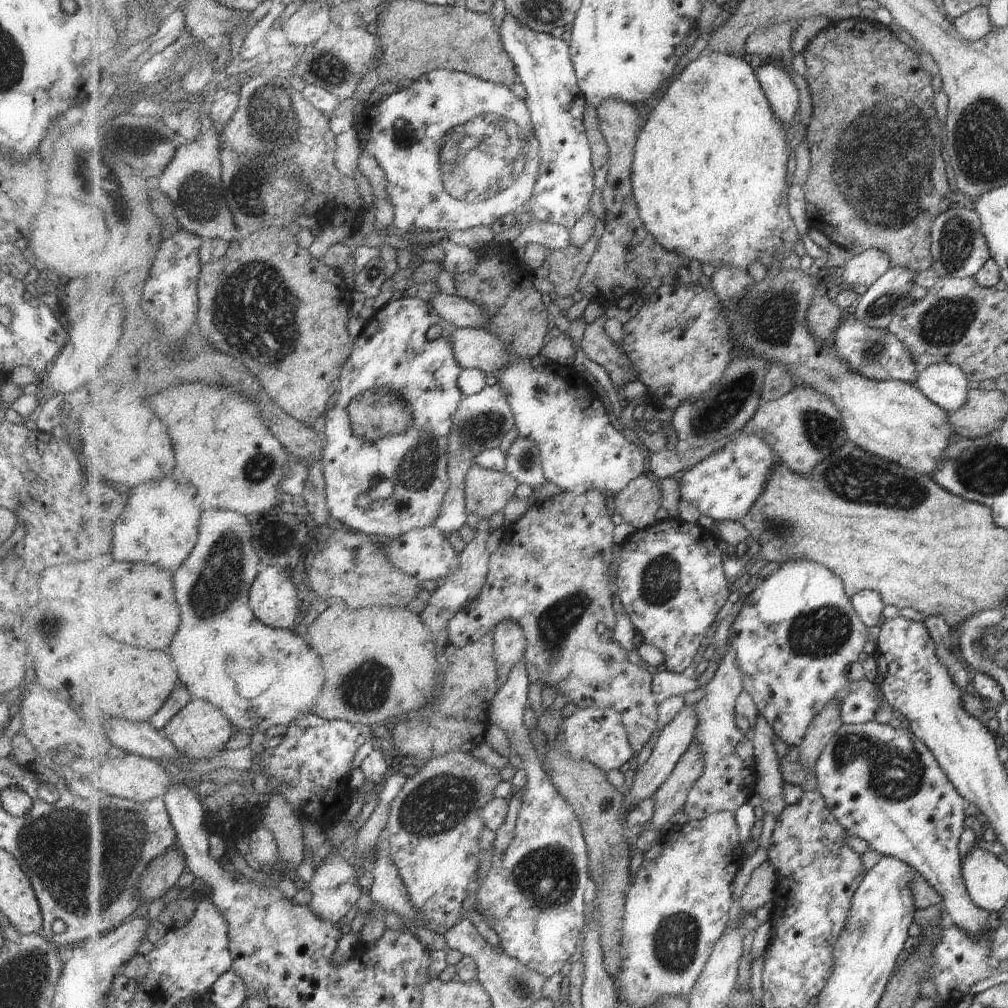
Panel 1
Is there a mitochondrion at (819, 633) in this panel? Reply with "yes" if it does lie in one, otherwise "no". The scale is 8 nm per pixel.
yes

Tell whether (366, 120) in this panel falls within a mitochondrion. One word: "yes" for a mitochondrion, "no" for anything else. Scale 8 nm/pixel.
no

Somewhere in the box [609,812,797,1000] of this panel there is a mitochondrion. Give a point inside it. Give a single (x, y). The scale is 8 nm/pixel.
(676, 944)

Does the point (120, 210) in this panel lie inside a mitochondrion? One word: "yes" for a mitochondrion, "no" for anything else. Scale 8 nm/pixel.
no

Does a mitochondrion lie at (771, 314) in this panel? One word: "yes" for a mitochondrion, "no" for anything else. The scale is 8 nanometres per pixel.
yes

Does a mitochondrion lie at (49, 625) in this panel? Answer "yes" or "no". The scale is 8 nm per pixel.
yes

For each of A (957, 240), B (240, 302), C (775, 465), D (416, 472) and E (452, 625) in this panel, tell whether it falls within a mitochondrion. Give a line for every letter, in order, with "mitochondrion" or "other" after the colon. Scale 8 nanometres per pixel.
A: mitochondrion
B: mitochondrion
C: other
D: mitochondrion
E: other

